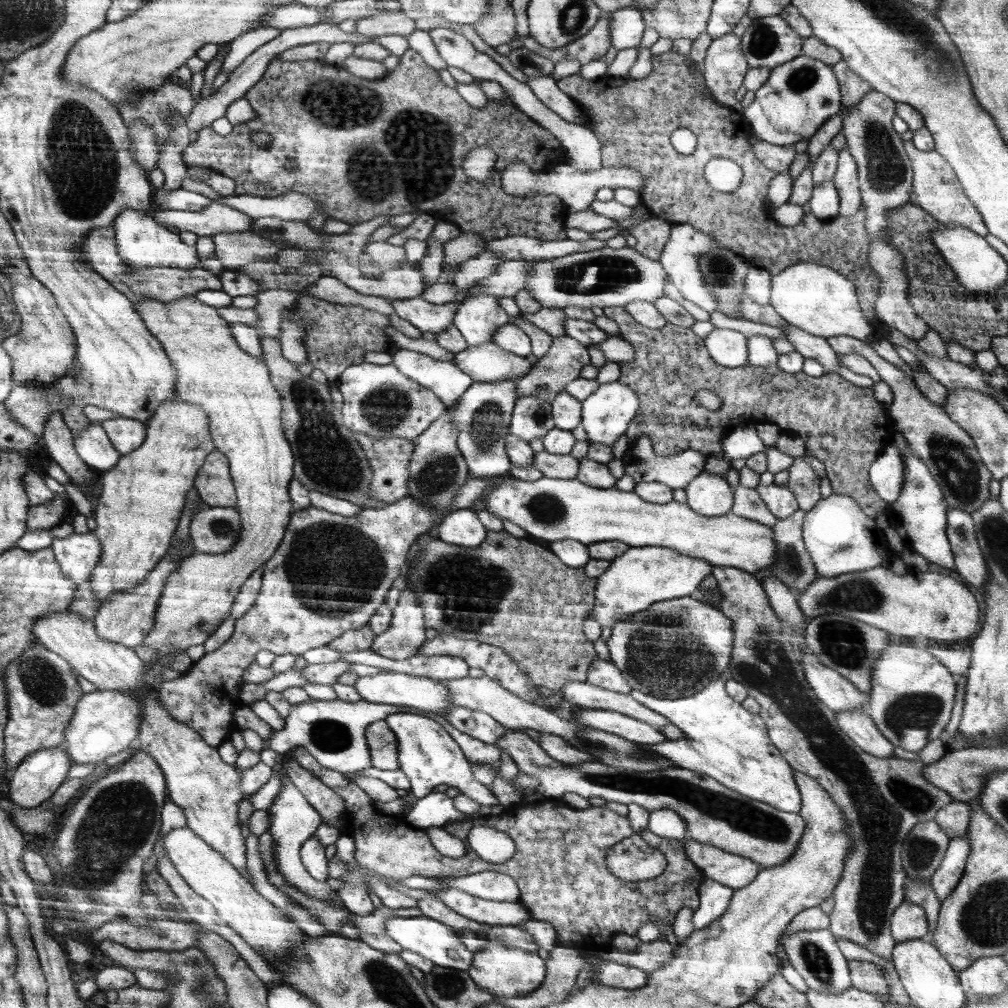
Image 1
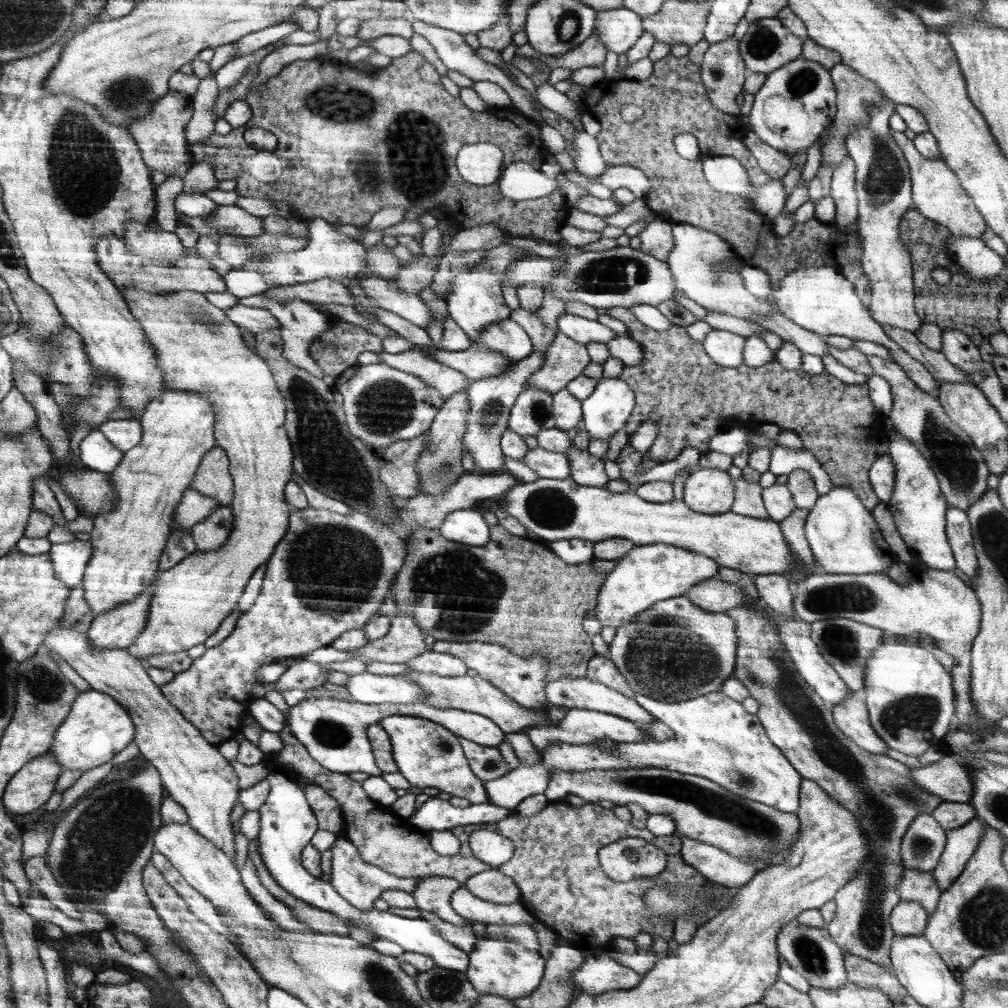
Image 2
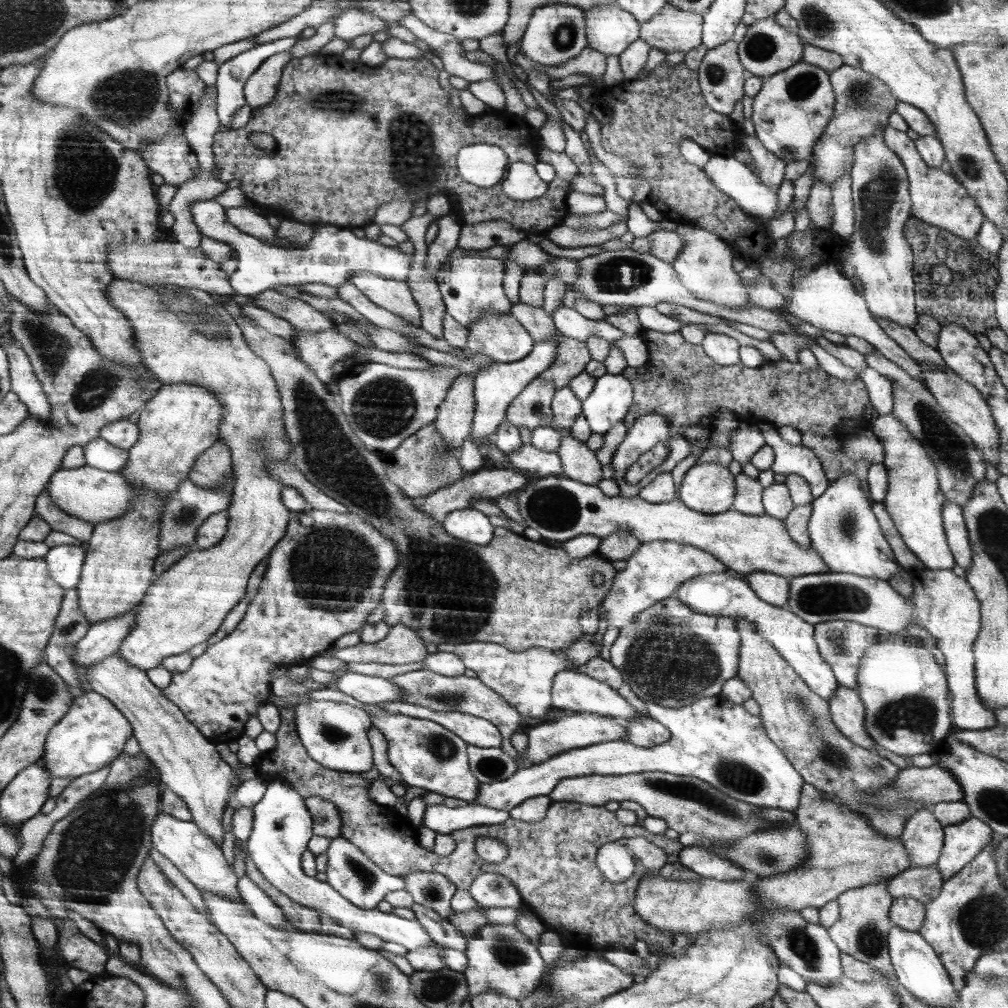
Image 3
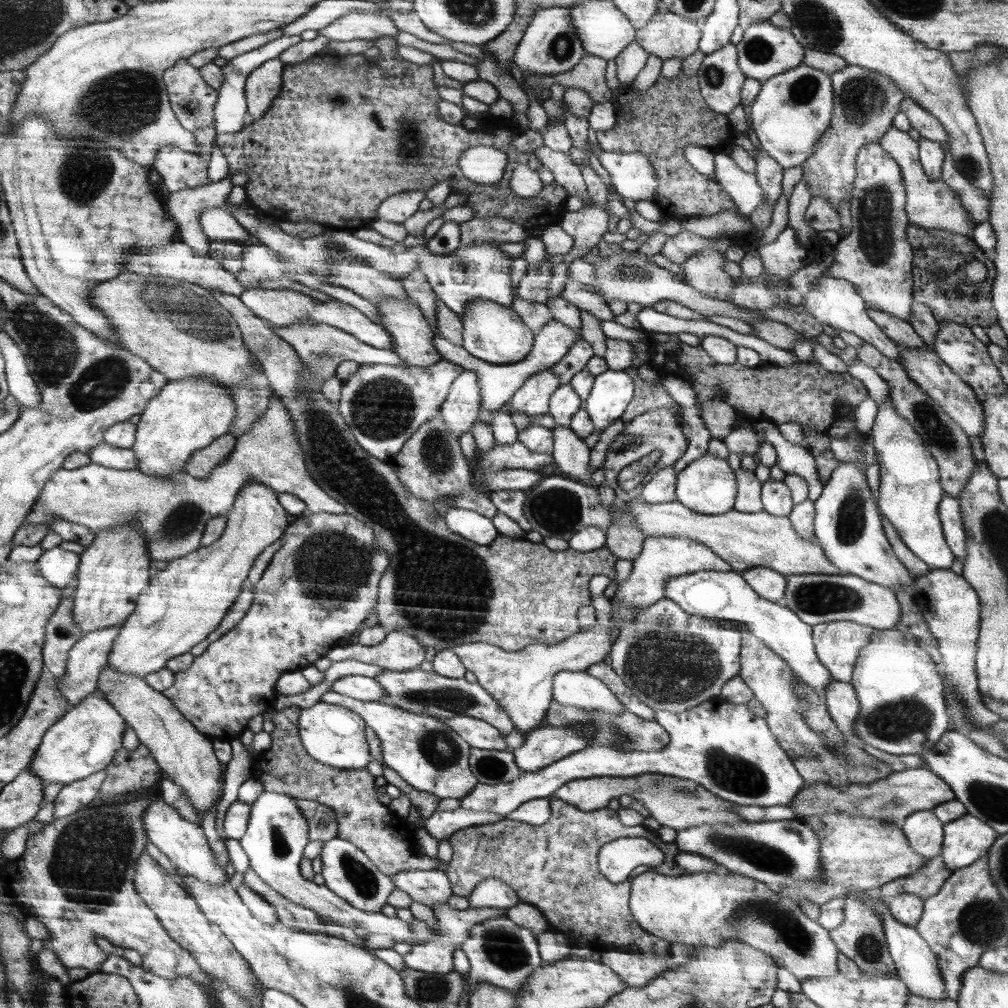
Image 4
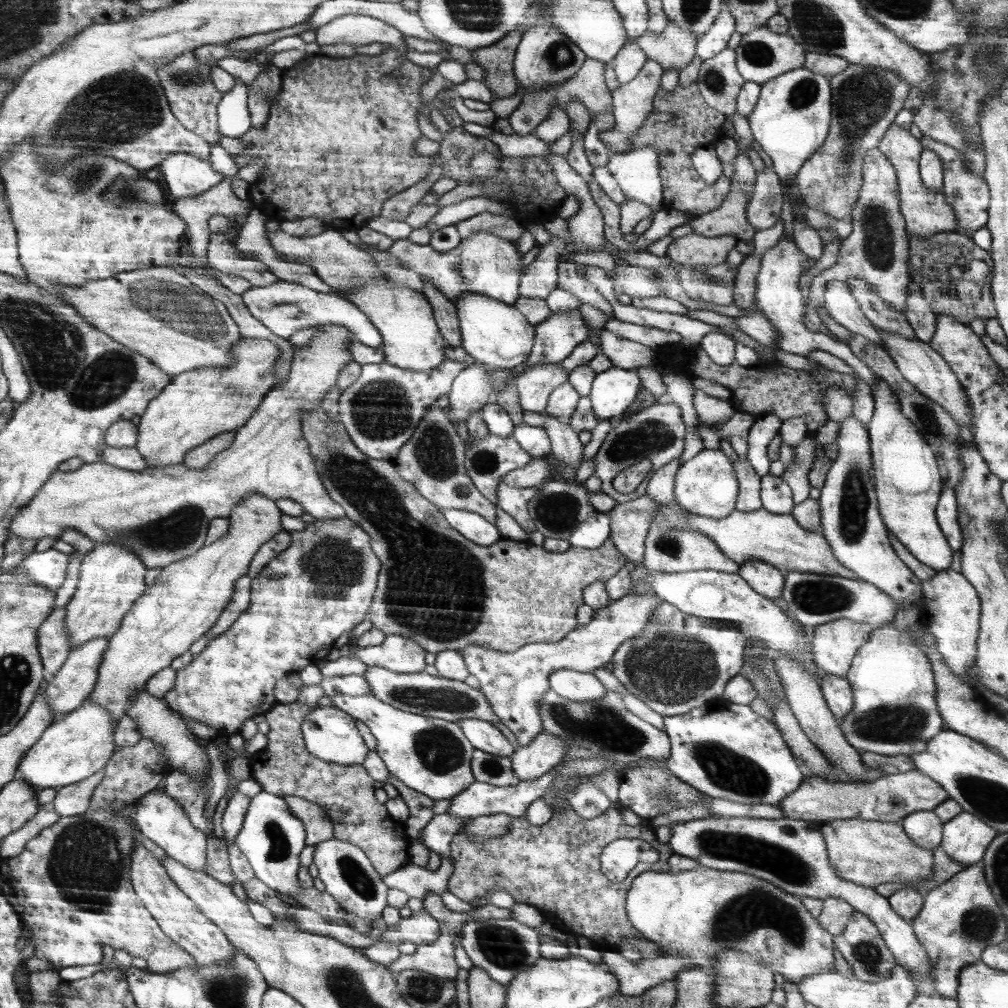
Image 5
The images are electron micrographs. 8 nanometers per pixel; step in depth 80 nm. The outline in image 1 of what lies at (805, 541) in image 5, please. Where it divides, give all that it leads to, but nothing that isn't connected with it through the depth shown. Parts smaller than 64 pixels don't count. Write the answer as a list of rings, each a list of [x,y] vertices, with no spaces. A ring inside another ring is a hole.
[[[507,475],[502,483],[487,492],[483,499],[486,502],[486,511],[500,517],[500,520],[504,518],[504,520],[510,520],[512,524],[520,526],[529,535],[529,538],[534,540],[540,538],[550,543],[578,540],[587,546],[599,541],[620,540],[629,547],[660,546],[704,560],[711,566],[740,568],[752,575],[774,565],[775,544],[772,528],[768,528],[760,522],[752,522],[752,520],[735,516],[732,512],[720,517],[700,516],[686,503],[672,500],[666,504],[654,504],[640,498],[634,491],[622,492],[618,488],[596,488],[575,478],[563,479],[548,476],[543,476],[538,480],[520,480]]]

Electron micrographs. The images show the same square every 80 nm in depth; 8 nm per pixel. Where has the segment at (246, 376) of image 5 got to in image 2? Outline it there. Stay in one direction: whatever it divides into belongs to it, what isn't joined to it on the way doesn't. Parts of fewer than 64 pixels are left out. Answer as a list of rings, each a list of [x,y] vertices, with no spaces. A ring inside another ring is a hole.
[[[166,388],[156,399],[150,400],[138,419],[144,429],[144,438],[132,450],[126,451],[121,463],[109,473],[117,502],[113,510],[93,518],[94,528],[90,536],[94,554],[90,564],[86,566],[81,586],[84,589],[84,601],[94,617],[114,610],[122,603],[134,601],[153,584],[160,557],[173,533],[175,508],[180,504],[182,495],[189,490],[202,459],[213,450],[217,442],[215,412],[211,402],[194,391]]]

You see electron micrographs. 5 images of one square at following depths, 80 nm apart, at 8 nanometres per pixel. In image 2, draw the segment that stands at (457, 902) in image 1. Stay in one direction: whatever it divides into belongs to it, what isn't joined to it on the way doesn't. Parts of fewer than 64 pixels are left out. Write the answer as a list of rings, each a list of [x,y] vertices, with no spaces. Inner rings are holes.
[[[460,886],[450,899],[454,912],[467,919],[479,920],[487,924],[513,925],[536,923],[536,918],[528,914],[520,904],[496,904],[474,896],[466,887]]]

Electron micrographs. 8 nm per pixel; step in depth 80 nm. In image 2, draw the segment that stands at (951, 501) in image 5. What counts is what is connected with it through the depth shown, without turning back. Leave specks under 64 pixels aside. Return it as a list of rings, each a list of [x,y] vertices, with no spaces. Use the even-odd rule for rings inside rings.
[[[949,506],[946,509],[946,535],[955,566],[970,579],[978,576],[978,557],[972,541],[972,527],[968,515],[961,508]]]

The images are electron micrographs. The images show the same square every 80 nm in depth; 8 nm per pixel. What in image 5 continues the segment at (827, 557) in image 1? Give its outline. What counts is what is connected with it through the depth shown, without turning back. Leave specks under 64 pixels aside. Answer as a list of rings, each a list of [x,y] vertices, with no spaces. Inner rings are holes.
[[[848,415],[842,422],[841,427],[836,437],[835,443],[837,444],[837,457],[833,460],[829,471],[827,472],[827,477],[824,483],[824,486],[821,488],[820,496],[817,498],[820,507],[820,534],[822,538],[826,540],[826,544],[830,546],[830,552],[832,552],[832,556],[838,560],[838,564],[842,564],[843,567],[848,568],[851,570],[858,578],[862,581],[874,584],[878,589],[882,590],[882,592],[888,594],[892,599],[895,600],[897,604],[897,610],[900,612],[900,606],[906,606],[907,604],[911,604],[912,606],[919,606],[921,600],[923,599],[922,596],[922,588],[920,586],[920,580],[914,576],[911,572],[910,568],[908,568],[902,559],[900,559],[892,549],[892,546],[889,542],[888,531],[884,522],[882,521],[882,517],[879,514],[879,508],[877,505],[877,494],[875,493],[875,481],[871,477],[873,474],[873,465],[871,462],[871,448],[869,447],[869,430],[866,426],[864,426],[854,415]]]

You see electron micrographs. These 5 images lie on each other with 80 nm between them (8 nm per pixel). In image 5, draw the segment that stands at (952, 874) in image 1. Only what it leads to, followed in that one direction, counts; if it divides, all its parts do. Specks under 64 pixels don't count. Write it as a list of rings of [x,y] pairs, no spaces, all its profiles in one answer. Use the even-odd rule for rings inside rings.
[[[962,811],[952,820],[943,822],[941,847],[956,862],[970,866],[983,860],[988,845],[999,832],[984,824],[977,816]]]

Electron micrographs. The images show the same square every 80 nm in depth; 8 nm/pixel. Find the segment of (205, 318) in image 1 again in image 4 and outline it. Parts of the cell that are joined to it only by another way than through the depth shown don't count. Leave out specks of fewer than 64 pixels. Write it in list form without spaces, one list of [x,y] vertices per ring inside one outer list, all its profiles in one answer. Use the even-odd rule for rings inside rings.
[[[126,273],[94,287],[89,292],[89,302],[100,310],[100,313],[104,313],[104,317],[110,321],[113,334],[124,348],[147,360],[148,364],[167,376],[168,380],[196,375],[210,377],[222,383],[231,392],[237,406],[234,423],[231,423],[230,431],[227,432],[235,436],[236,440],[253,427],[253,422],[258,417],[268,411],[269,400],[274,394],[269,387],[269,379],[263,372],[260,361],[256,361],[256,357],[246,347],[240,326],[209,289],[192,284],[190,281],[160,275],[150,275],[148,278],[138,273]],[[251,480],[239,492],[233,508],[227,515],[227,524],[222,536],[214,544],[200,548],[182,559],[172,560],[164,570],[160,571],[149,583],[149,588],[142,592],[137,601],[136,610],[122,624],[122,636],[118,636],[118,644],[114,645],[114,652],[110,652],[108,667],[120,673],[133,674],[140,678],[162,671],[166,663],[179,655],[188,653],[198,642],[202,642],[208,635],[216,631],[221,620],[238,600],[256,558],[262,550],[282,538],[288,530],[290,516],[277,499],[278,492],[259,480]]]

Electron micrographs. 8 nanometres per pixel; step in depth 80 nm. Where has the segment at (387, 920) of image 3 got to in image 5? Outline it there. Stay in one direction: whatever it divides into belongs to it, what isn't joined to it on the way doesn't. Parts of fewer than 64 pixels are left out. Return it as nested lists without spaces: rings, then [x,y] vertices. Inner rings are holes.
[[[262,791],[256,797],[251,798],[242,828],[234,842],[250,862],[255,877],[266,886],[277,893],[288,894],[302,906],[318,912],[325,919],[350,924],[354,916],[344,909],[344,905],[337,903],[336,897],[328,892],[321,893],[314,886],[300,888],[300,882],[296,880],[296,854],[300,854],[307,843],[304,842],[304,836],[307,835],[304,834],[304,827],[302,821],[294,816],[290,806],[286,804],[284,797]]]

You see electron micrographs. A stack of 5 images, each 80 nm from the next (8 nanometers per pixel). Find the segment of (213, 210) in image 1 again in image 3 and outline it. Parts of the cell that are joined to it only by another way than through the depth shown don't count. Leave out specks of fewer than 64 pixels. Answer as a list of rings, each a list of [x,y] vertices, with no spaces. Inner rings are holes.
[[[246,206],[225,209],[226,218],[238,230],[271,245],[277,244],[277,228],[262,215]]]

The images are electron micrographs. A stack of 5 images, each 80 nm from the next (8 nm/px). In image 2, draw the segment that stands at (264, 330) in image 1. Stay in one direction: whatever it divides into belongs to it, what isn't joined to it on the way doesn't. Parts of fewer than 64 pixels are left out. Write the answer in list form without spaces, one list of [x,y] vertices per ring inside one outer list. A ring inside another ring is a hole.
[[[321,278],[302,284],[280,285],[276,288],[269,288],[264,294],[279,301],[300,299],[316,303],[352,305],[354,307],[357,304],[353,300],[353,296],[349,294],[346,283],[331,278]]]

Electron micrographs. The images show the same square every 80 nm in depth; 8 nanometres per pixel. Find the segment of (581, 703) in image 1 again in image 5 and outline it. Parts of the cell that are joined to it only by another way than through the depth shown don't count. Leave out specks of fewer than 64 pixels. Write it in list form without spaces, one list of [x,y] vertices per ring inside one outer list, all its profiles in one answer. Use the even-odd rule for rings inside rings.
[[[572,669],[554,671],[549,678],[549,688],[559,697],[572,702],[601,702],[605,698],[605,685],[594,673]]]

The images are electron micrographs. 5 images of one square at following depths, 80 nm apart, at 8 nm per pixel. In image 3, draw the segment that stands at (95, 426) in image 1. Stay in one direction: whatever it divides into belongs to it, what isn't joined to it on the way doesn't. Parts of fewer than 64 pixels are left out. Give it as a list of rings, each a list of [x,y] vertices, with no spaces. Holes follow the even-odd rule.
[[[98,437],[83,447],[86,465],[108,472],[120,471],[129,462],[129,452]]]

